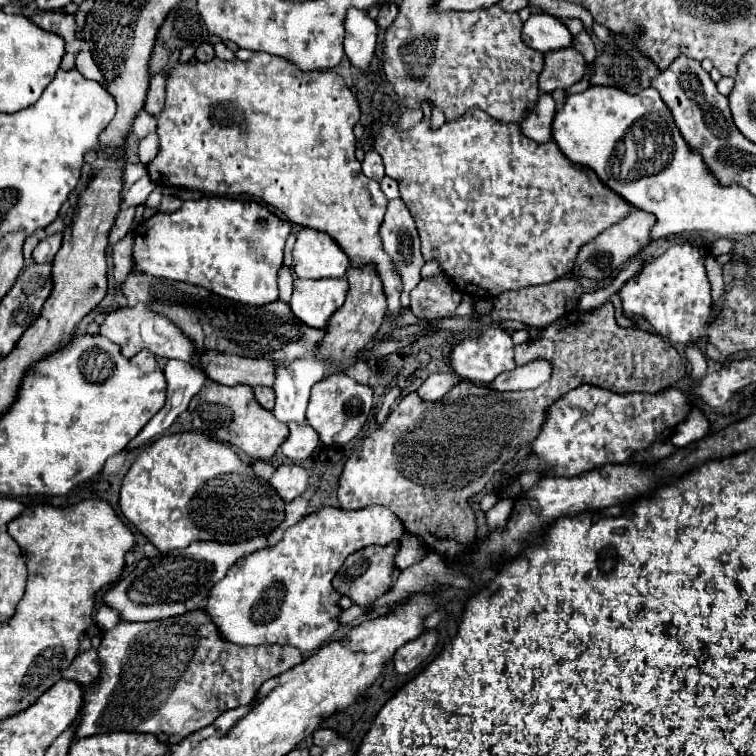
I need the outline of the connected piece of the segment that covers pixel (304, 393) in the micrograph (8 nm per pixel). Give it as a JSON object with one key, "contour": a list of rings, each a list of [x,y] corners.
{"contour":[[[299,358],[291,362],[277,362],[279,372],[273,384],[275,408],[273,414],[279,422],[305,424],[305,408],[309,392],[315,382],[333,372],[335,364],[325,364],[315,358]]]}

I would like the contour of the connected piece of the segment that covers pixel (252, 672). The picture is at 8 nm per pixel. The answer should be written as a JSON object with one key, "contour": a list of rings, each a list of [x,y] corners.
{"contour":[[[201,608],[185,612],[183,616],[163,618],[155,622],[143,624],[119,622],[115,628],[103,634],[97,654],[101,660],[101,674],[85,690],[83,710],[79,712],[83,716],[75,728],[73,740],[101,732],[129,730],[129,732],[149,732],[155,734],[165,744],[177,744],[195,730],[211,724],[221,712],[249,704],[265,680],[291,670],[303,660],[303,654],[291,646],[279,644],[239,646],[227,642],[221,636],[219,628],[213,624],[211,616],[207,616],[207,612]]]}

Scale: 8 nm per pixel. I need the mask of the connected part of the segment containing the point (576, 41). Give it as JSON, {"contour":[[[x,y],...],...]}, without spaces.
{"contour":[[[581,32],[579,36],[573,38],[573,48],[585,56],[587,64],[591,64],[595,60],[595,44],[587,32]]]}

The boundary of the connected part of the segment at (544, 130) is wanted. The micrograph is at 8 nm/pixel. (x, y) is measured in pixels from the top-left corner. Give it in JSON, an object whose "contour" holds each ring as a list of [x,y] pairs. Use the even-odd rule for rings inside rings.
{"contour":[[[541,94],[539,96],[539,104],[533,108],[533,112],[529,112],[525,116],[525,120],[519,124],[525,132],[525,136],[529,136],[531,140],[537,142],[551,142],[551,124],[555,118],[555,100],[551,98],[551,94]]]}

